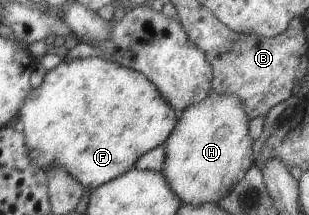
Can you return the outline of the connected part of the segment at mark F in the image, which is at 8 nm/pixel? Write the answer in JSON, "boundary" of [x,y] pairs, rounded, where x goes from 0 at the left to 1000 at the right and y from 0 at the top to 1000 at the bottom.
{"boundary":[[[346,265],[236,270],[155,330],[133,395],[94,423],[58,526],[100,749],[146,795],[204,777],[282,888],[405,814],[456,721],[528,674],[573,581],[579,530],[528,460],[508,405],[447,330]]]}

